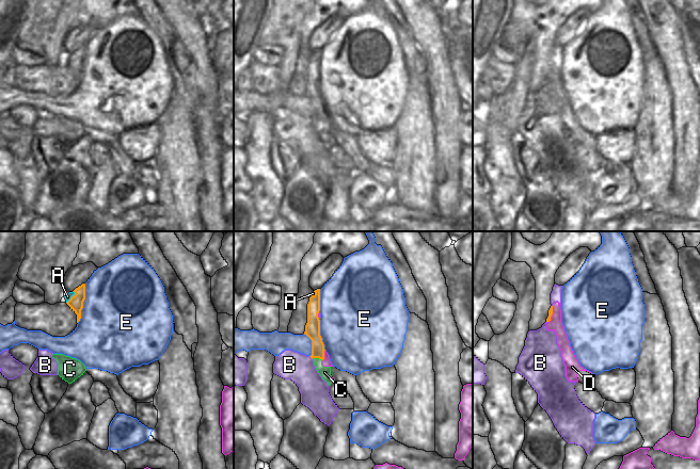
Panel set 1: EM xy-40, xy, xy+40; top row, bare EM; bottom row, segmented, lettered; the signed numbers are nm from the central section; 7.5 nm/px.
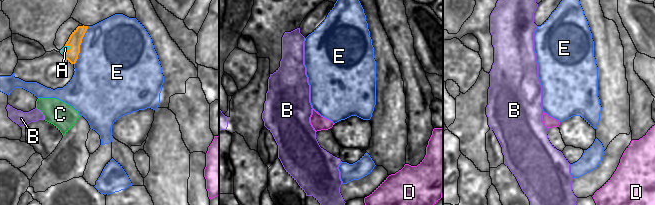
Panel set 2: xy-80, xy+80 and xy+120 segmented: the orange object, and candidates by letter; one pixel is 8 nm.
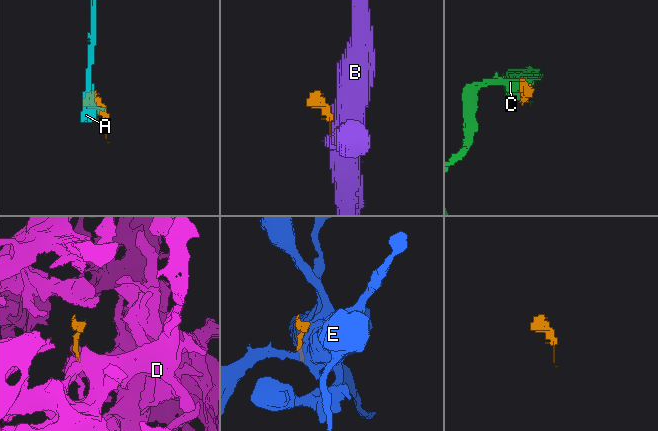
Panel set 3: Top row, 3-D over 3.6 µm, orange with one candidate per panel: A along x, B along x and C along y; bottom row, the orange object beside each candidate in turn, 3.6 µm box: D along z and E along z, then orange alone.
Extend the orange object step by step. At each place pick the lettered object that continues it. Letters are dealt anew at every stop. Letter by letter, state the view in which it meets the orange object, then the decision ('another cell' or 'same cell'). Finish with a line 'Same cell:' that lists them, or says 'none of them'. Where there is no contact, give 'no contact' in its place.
A: xy-40 | another cell
B: xy | another cell
C: xy | another cell
D: xy | another cell
E: xy-40 | another cell
Same cell: none of them

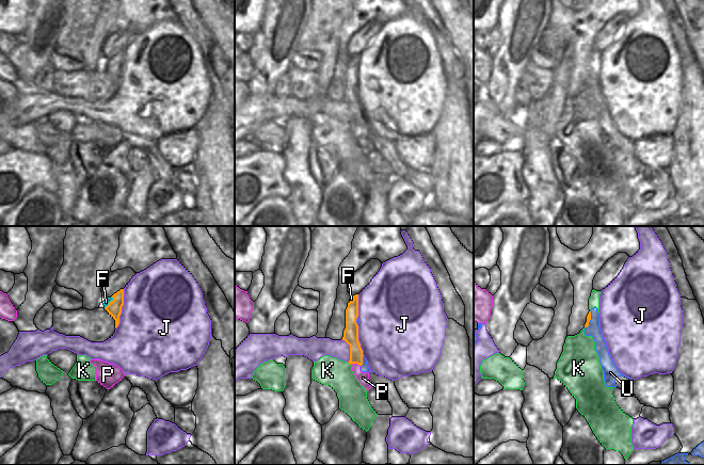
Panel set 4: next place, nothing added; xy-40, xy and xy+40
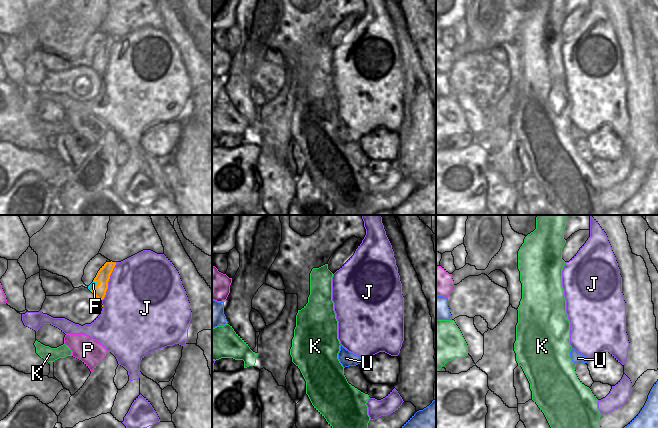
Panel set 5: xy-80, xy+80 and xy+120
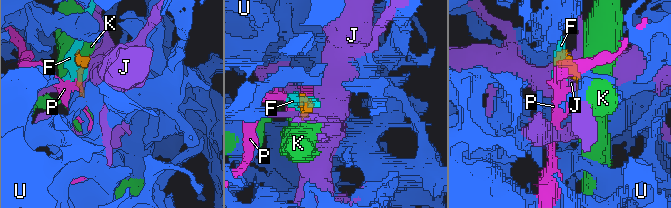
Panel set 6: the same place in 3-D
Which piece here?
F: xy-40 | another cell
J: xy-40 | another cell
K: xy | another cell
P: xy | another cell
U: xy | another cell
Same cell: none of them

